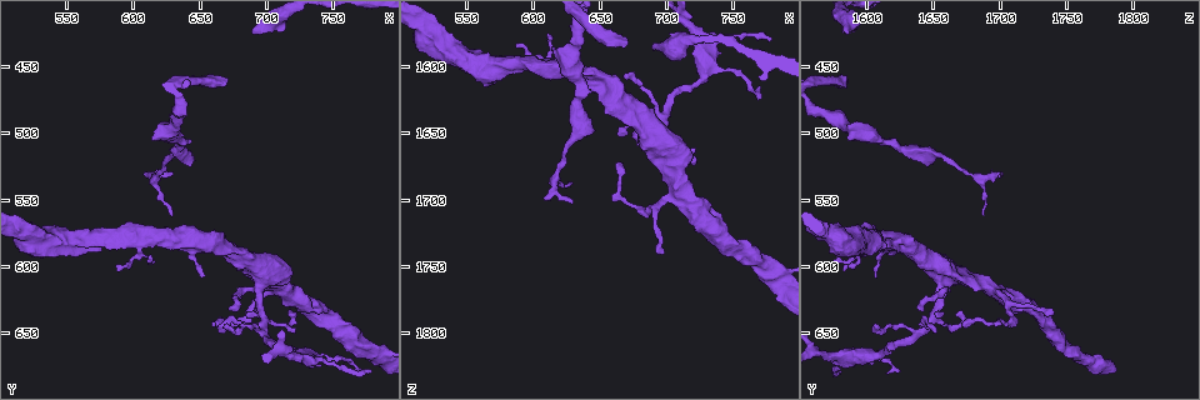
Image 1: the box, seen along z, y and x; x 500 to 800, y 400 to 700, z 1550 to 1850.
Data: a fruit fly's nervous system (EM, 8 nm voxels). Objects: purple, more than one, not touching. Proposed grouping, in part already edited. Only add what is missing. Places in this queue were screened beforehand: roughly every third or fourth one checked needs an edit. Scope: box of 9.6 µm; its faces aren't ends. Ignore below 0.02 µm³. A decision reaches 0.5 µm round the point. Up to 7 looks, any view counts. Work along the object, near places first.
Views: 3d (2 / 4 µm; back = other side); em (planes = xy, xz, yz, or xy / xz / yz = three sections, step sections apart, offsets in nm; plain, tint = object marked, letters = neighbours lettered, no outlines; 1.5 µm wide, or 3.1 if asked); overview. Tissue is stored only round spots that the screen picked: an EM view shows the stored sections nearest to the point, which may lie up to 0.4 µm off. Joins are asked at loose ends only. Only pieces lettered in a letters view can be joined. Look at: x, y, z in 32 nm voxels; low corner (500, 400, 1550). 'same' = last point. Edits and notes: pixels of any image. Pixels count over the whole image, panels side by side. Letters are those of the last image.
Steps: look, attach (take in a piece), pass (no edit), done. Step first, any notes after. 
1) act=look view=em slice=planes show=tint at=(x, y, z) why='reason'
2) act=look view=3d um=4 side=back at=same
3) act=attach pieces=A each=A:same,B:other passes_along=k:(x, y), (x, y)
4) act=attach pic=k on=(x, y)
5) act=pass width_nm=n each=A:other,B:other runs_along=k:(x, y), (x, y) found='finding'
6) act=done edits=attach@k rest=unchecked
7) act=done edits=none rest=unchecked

act=look view=3d um=2 at=(690, 426, 1582) why='free end'

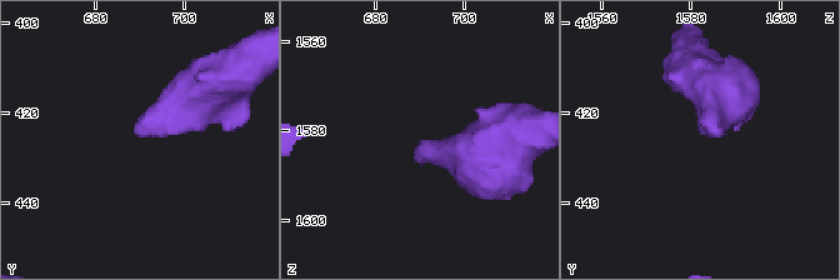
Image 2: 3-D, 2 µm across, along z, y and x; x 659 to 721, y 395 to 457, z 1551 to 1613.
act=look view=em slice=planes show=letters at=(690, 425, 1584)

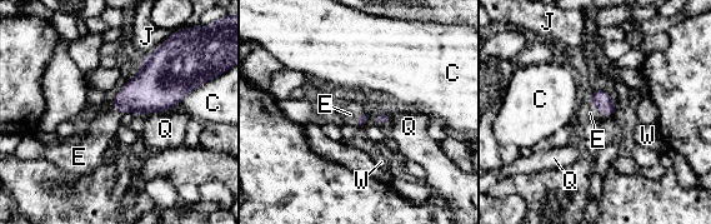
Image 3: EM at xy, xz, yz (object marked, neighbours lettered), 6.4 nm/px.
act=attach pic=3 on=(590, 113) longest_contact=C:280nm each=C:other,E:same,J:other,Q:other,W:other found='the neuron continues'

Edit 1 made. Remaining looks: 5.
act=look view=em slice=xy step=4 show=tint at=(632, 560, 1688) why='an open end'

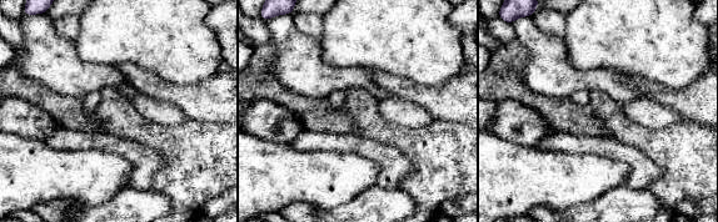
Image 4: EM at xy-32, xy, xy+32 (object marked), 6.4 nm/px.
act=look view=em slice=planes show=tint at=same why='another direction'

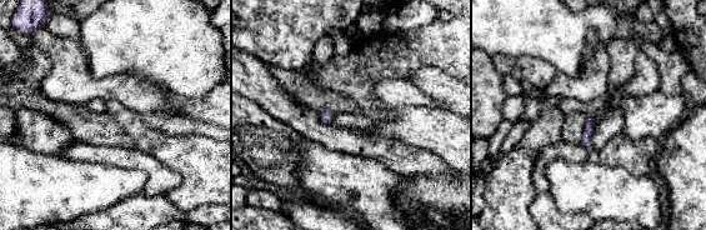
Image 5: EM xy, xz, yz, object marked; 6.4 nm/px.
act=look view=em slice=planes show=letters at=same why='see the neighbours'

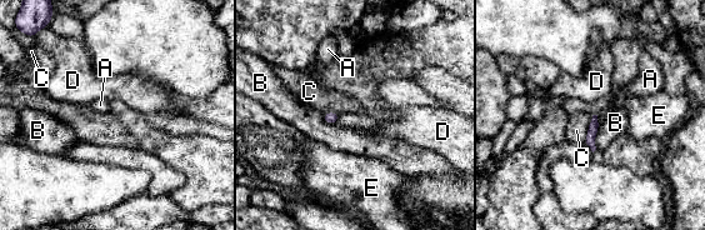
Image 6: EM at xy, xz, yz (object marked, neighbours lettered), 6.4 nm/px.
act=pass longest_contact=C:200nm each=A:other,B:other,C:other,D:other,E:other border=6:(593, 115), (583, 143) found='none of them fits'

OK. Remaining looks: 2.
act=look view=em slice=planes show=letters at=(564, 584, 1614) why='an open end'

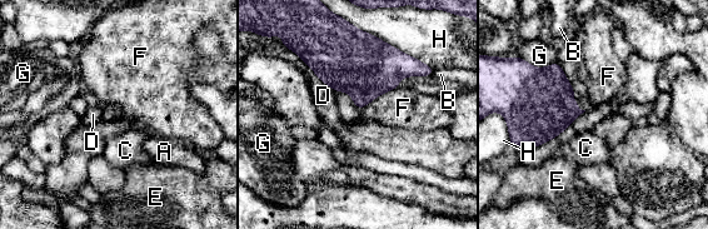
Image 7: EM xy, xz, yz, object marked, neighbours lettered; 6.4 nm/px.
act=pass longest_contact=H:650nm each=A:other,B:other,C:other,D:other,E:other,F:other,G:other,H:other border=7:(399, 85), (379, 94), (359, 109) found='none of them fits'

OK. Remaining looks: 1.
act=done edits=attach@3 rest=unchecked

